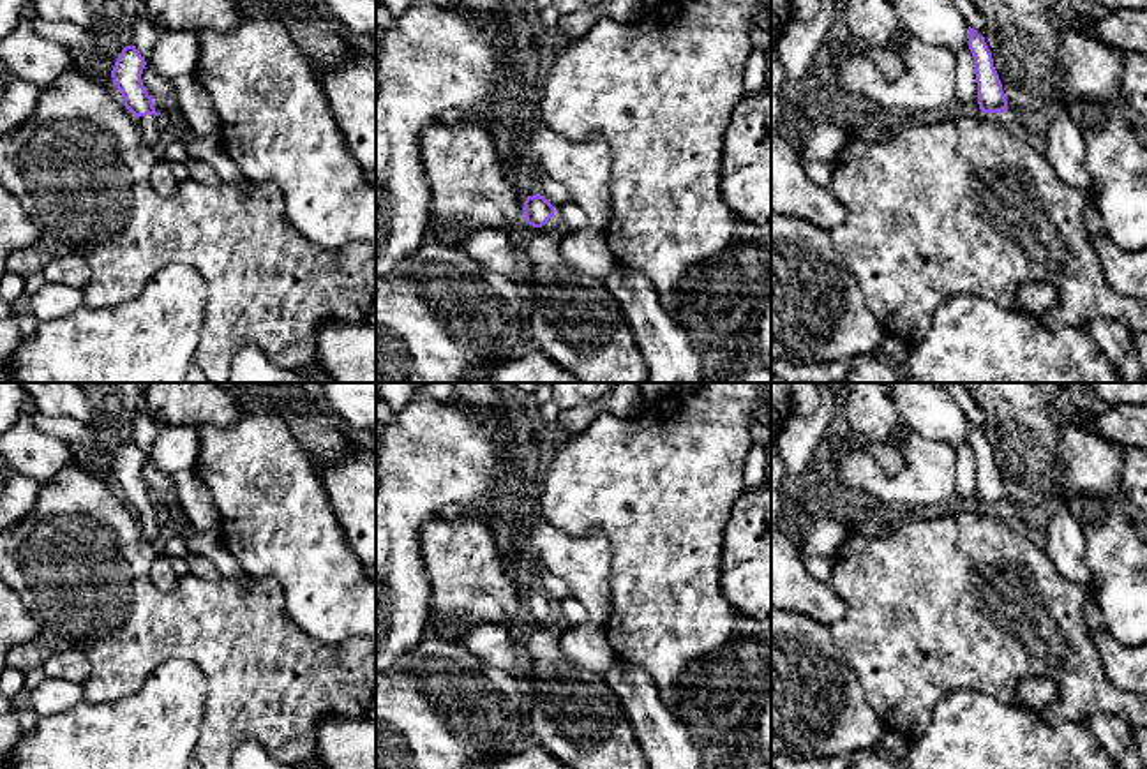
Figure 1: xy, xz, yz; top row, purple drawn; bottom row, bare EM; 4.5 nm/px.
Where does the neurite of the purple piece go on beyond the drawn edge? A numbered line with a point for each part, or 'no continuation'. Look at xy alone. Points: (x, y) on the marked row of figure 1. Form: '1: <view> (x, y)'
1: xy (149, 124)

